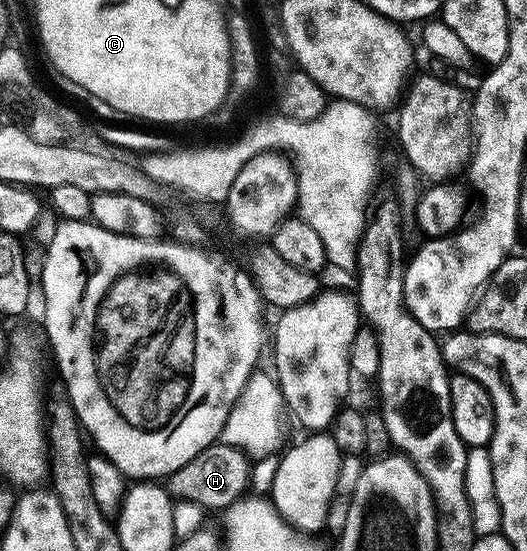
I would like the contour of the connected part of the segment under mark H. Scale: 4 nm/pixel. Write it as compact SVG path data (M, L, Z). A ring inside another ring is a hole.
M216 441L196 453L196 457L188 461L188 465L180 465L180 469L171 473L168 477L168 490L175 500L183 499L186 503L211 507L212 510L221 512L247 494L246 486L250 479L252 480L252 463L247 452L241 447L233 447L230 443Z

